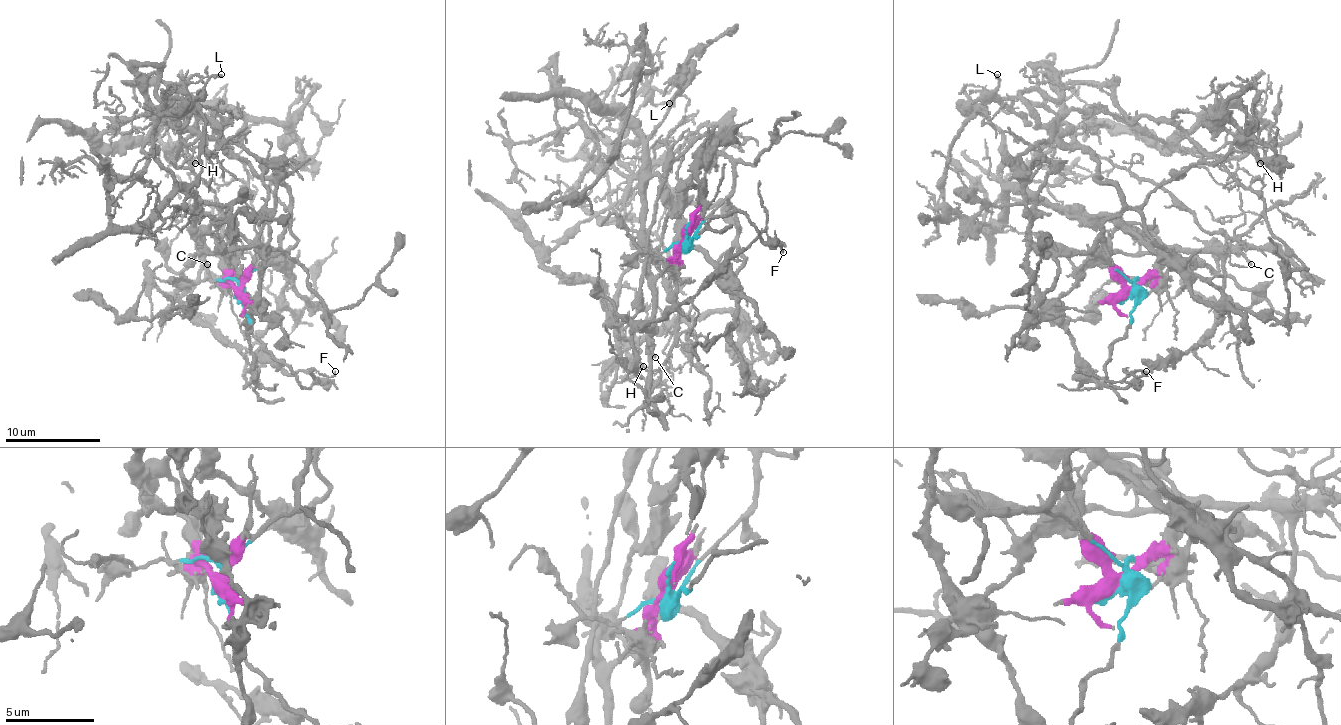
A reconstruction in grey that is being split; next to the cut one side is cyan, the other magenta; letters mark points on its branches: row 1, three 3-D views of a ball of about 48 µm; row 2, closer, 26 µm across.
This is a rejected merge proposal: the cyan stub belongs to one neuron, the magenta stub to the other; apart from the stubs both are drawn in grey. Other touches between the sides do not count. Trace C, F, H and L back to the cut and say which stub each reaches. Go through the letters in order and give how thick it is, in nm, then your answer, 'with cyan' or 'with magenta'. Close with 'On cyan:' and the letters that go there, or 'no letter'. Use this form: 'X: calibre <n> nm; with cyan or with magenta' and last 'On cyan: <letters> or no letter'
C: calibre 160 nm; with magenta
F: calibre 160 nm; with cyan
H: calibre 100 nm; with cyan
L: calibre 260 nm; with magenta
On cyan: F, H

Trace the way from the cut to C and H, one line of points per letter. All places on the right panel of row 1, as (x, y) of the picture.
C: (1130, 294), (1156, 265), (1175, 251), (1240, 253), (1252, 265)
H: (1130, 294), (1094, 251), (1118, 191), (1058, 141), (1058, 93), (1113, 83), (1175, 150), (1271, 141), (1259, 162)

